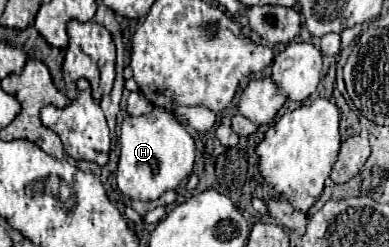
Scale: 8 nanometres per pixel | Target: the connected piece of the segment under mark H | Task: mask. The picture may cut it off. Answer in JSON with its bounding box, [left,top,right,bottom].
[118,106,196,200]

